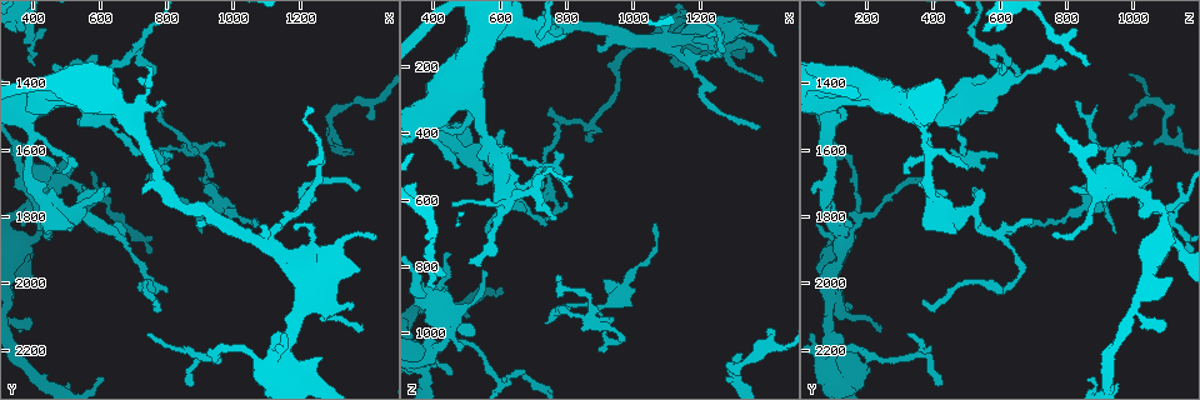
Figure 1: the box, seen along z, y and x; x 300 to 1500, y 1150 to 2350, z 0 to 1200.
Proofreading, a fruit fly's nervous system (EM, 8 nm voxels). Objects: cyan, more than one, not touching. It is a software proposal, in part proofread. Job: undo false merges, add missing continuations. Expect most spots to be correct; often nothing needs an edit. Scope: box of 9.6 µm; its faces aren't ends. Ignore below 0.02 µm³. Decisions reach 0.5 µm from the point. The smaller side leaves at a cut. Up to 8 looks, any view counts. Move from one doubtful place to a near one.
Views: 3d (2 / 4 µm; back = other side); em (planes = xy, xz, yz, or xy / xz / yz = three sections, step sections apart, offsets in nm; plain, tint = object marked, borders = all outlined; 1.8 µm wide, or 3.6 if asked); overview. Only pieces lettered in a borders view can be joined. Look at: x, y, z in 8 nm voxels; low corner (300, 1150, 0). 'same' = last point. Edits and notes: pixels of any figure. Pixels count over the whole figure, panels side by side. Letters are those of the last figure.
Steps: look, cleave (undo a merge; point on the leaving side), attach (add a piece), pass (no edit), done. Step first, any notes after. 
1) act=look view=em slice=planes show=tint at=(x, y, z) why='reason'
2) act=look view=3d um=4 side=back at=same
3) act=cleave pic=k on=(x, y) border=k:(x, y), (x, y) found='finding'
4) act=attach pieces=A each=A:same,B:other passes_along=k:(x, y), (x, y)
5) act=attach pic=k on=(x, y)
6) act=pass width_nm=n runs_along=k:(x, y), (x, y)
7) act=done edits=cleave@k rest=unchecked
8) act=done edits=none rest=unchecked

act=look view=3d um=4 at=(600, 2290, 860) why='long arm stops here'

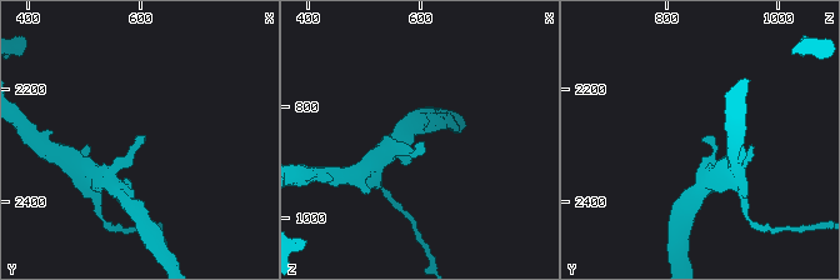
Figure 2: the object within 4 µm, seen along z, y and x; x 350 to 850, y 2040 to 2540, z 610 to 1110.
act=look view=em slice=xy step=4 show=borders at=(605, 2290, 865) why='now the EM'

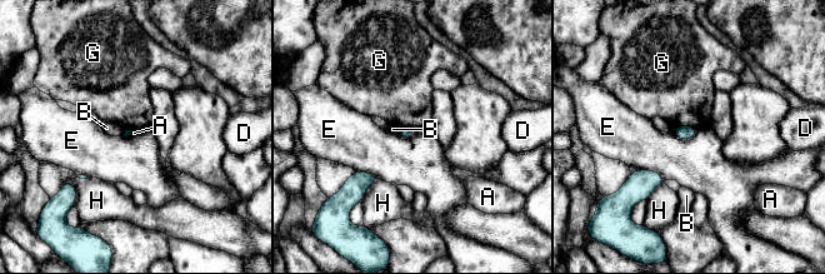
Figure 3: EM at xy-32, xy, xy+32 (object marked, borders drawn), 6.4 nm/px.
act=look view=em slice=yz step=4 show=borders at=same

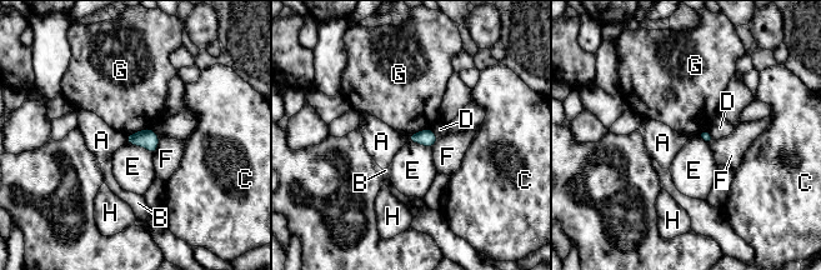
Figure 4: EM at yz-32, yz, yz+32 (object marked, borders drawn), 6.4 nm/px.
act=pass each=A:other,B:other,C:other,D:other,E:other,F:other,G:other,H:other border=4:(126, 141), (145, 148), (153, 155) found='none of them fits'

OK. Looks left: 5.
act=look view=3d um=4 at=(620, 1400, 590) why='thin arm on a thick one'

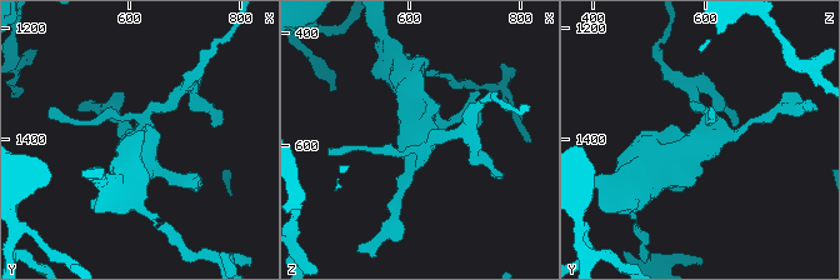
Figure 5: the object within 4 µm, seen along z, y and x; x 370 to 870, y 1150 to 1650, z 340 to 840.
act=look view=em slice=planes show=borders at=(625, 1395, 585)

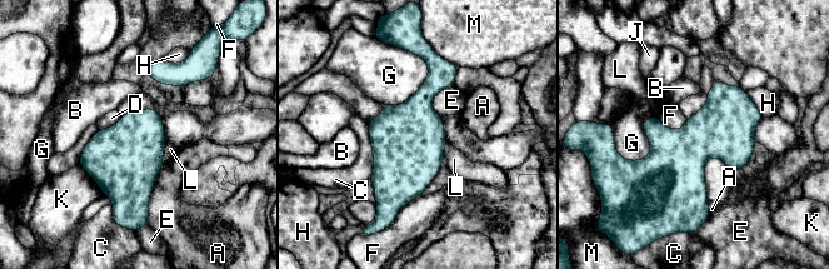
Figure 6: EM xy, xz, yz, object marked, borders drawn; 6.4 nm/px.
act=pass each=A:other,B:other,C:other,D:other,E:other,F:other,G:other,H:other,J:other,K:other,L:other,M:other border=6:(657, 115), (673, 129), (687, 121) found='continuous, no second neuron'

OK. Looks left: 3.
act=look view=3d um=2 at=(430, 1240, 820) why='thin end'

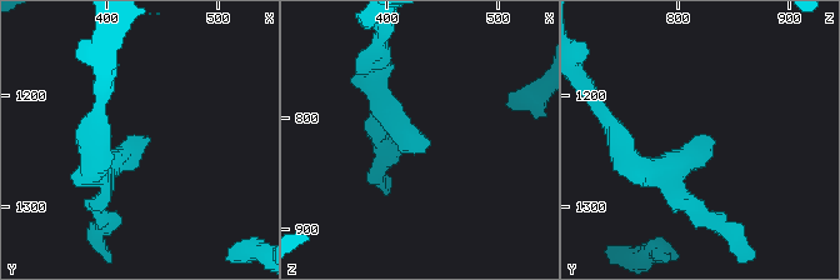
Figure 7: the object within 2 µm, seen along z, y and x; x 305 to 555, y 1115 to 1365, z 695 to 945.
act=look view=em slice=planes show=borders at=(436, 1246, 830) why='now the EM'

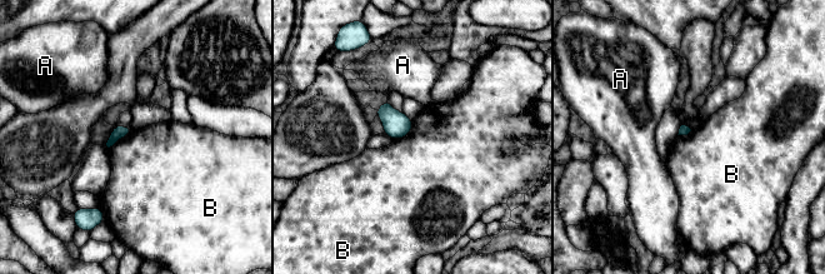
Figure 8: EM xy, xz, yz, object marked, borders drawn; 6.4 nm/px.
act=pass each=A:other,B:other border=8:(413, 120), (411, 129), (394, 139) found='none of them fits'

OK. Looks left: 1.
act=done edits=none rest=unchecked

